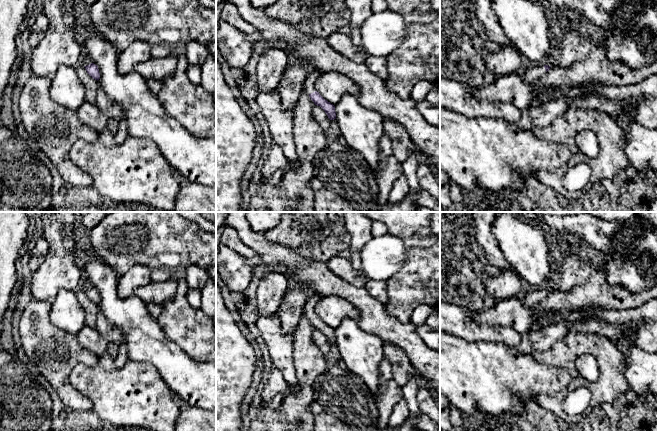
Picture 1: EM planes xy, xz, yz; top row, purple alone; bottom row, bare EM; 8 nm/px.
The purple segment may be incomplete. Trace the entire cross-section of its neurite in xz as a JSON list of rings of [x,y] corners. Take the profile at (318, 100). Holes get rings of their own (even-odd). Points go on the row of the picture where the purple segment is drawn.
[[[310,70],[304,82],[304,92],[309,95],[315,105],[320,106],[325,111],[330,119],[330,126],[326,131],[328,140],[341,140],[341,132],[336,120],[335,106],[325,100],[315,87],[315,83],[321,74],[322,72],[319,70]]]

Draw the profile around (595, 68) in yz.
[[[602,41],[591,45],[590,52],[582,61],[566,68],[551,66],[545,75],[534,82],[542,93],[532,101],[531,107],[539,107],[550,100],[562,98],[572,88],[587,83],[599,83],[603,86],[628,85],[653,74],[657,74],[657,53],[656,60],[651,65],[631,69],[621,62],[610,62]]]

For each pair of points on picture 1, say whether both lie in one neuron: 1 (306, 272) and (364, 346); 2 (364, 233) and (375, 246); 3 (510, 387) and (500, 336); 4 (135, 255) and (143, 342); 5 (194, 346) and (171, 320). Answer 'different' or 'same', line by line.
1: different
2: different
3: different
4: different
5: same

